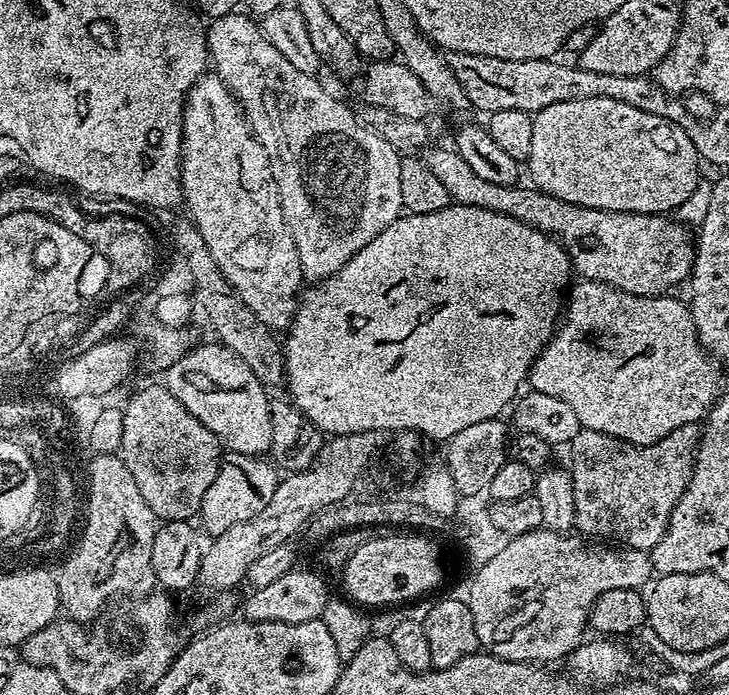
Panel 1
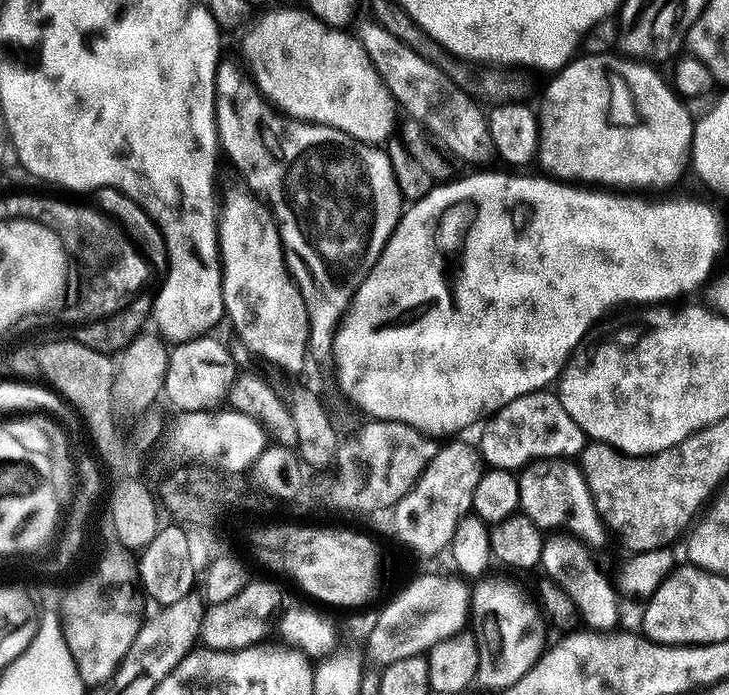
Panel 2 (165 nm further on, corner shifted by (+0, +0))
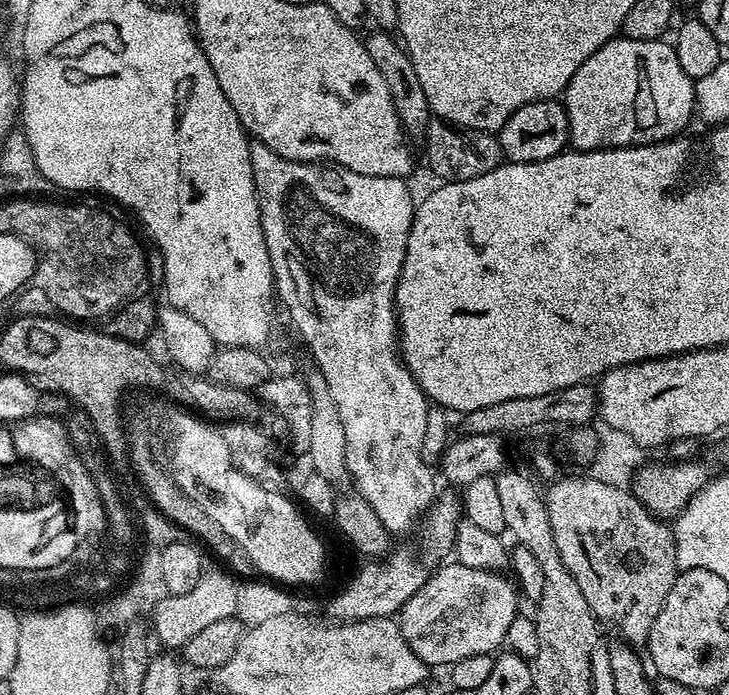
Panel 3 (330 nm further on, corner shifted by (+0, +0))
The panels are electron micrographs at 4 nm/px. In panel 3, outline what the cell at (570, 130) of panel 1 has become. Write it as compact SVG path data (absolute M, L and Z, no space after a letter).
M621 35L606 41L578 70L564 88L562 103L568 115L568 143L575 151L593 152L603 148L629 148L635 144L657 144L683 133L696 108L693 81L682 70L678 54L667 39L632 40Z

